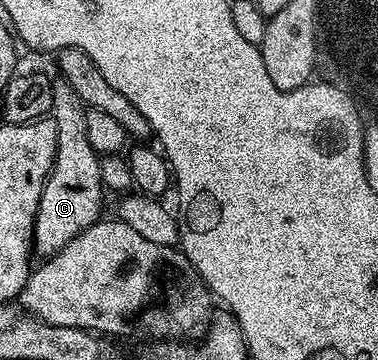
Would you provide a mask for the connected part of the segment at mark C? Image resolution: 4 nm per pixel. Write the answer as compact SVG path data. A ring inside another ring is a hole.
M60 75L52 78L52 103L49 117L56 125L56 156L53 158L53 168L49 172L43 193L40 195L36 225L33 230L34 252L41 254L41 257L53 255L83 229L97 222L102 214L101 201L105 197L105 190L102 185L100 156L86 139L86 113L87 108L79 93L67 84L66 79Z

